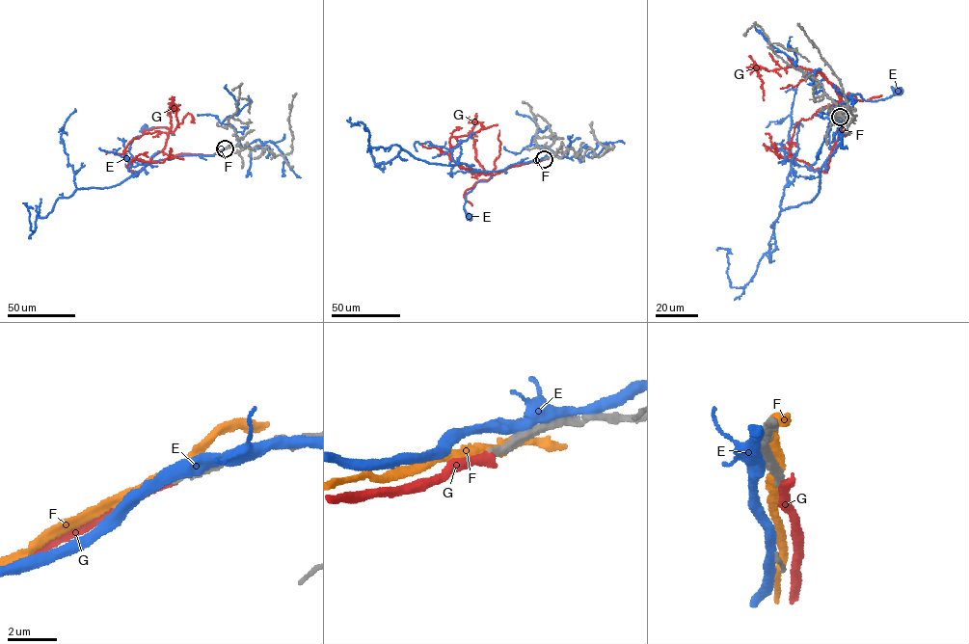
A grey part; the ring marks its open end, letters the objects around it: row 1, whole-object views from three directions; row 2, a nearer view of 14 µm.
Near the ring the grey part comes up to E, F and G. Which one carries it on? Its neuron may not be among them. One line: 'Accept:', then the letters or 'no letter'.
Accept: no letter

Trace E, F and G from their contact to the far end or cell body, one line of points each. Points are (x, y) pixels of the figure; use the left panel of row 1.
E: (228, 147), (212, 155), (183, 155), (169, 129), (151, 127), (140, 131), (144, 127)
F: (226, 148), (210, 155)
G: (225, 148), (213, 155), (161, 151), (139, 172), (127, 167), (133, 158), (183, 159)

